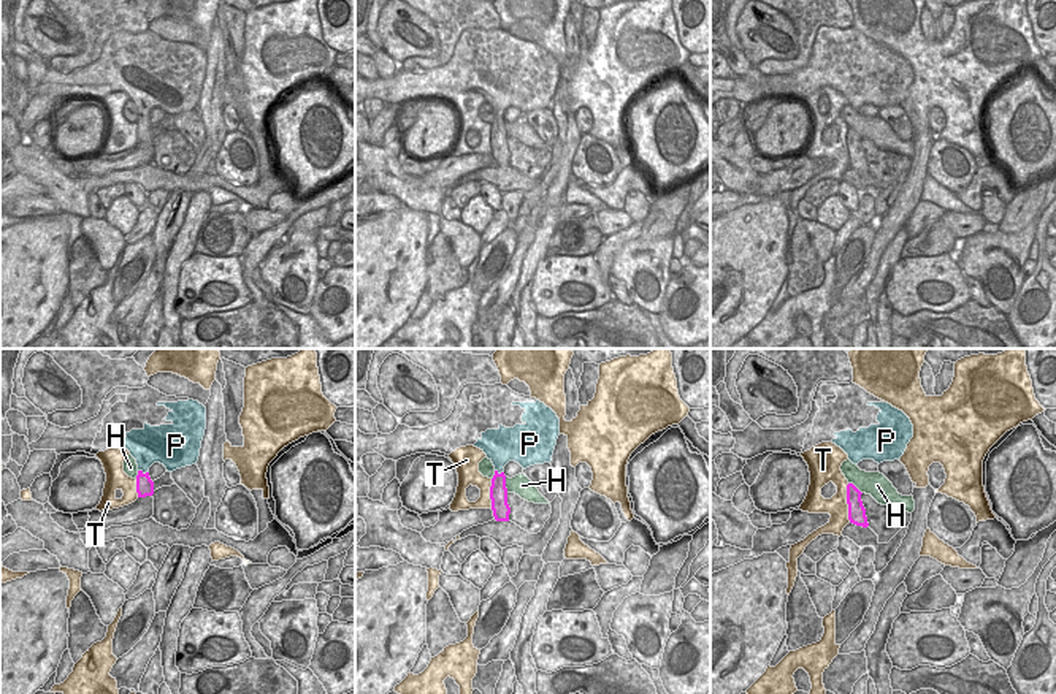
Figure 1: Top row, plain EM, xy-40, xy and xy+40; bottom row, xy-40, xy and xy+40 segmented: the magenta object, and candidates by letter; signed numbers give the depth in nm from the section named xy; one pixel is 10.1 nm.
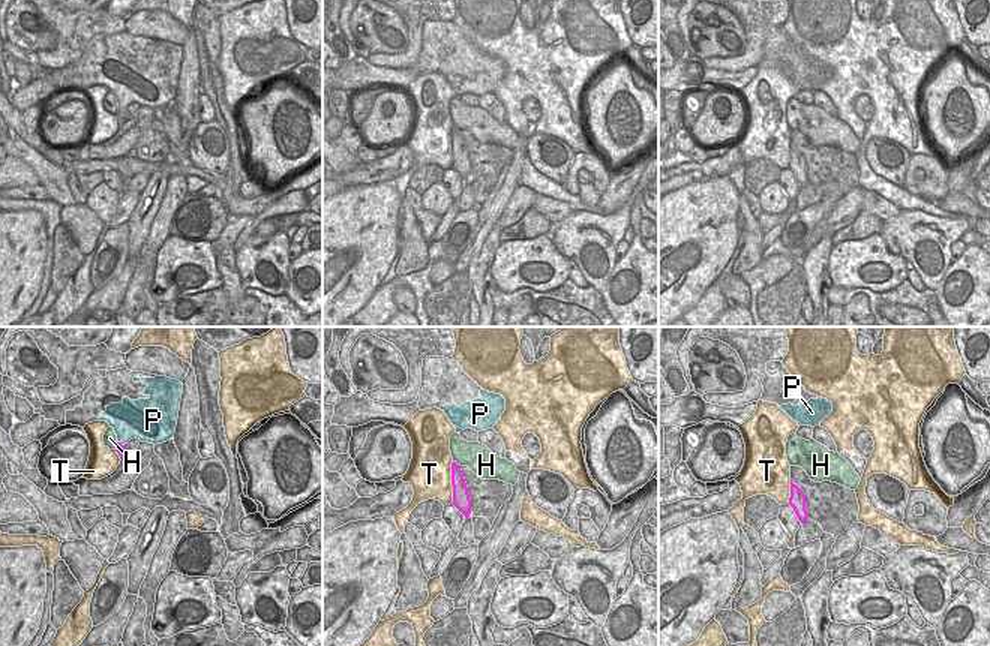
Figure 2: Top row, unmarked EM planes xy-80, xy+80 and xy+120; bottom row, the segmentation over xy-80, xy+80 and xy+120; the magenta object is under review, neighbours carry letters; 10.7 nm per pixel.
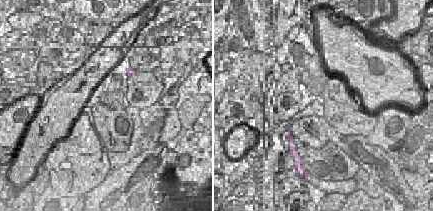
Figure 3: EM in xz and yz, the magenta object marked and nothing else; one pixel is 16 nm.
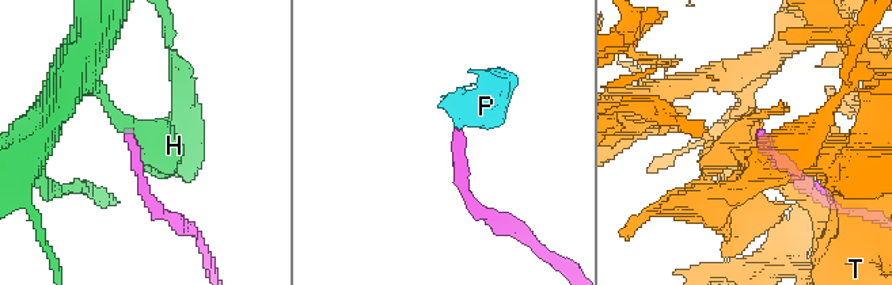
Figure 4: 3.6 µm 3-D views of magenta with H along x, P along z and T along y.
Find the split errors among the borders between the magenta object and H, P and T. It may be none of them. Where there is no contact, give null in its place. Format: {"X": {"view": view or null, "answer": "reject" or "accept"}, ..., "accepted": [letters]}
{"H": {"view": "xy", "answer": "reject"}, "P": {"view": "xy-40", "answer": "reject"}, "T": {"view": "xy+40", "answer": "reject"}, "accepted": []}

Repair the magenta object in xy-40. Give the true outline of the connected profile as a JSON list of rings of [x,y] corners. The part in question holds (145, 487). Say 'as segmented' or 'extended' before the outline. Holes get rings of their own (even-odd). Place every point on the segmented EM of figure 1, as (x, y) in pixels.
as segmented; [[[138,471],[136,475],[136,493],[138,498],[146,498],[154,494],[154,482],[149,477],[149,472]]]

